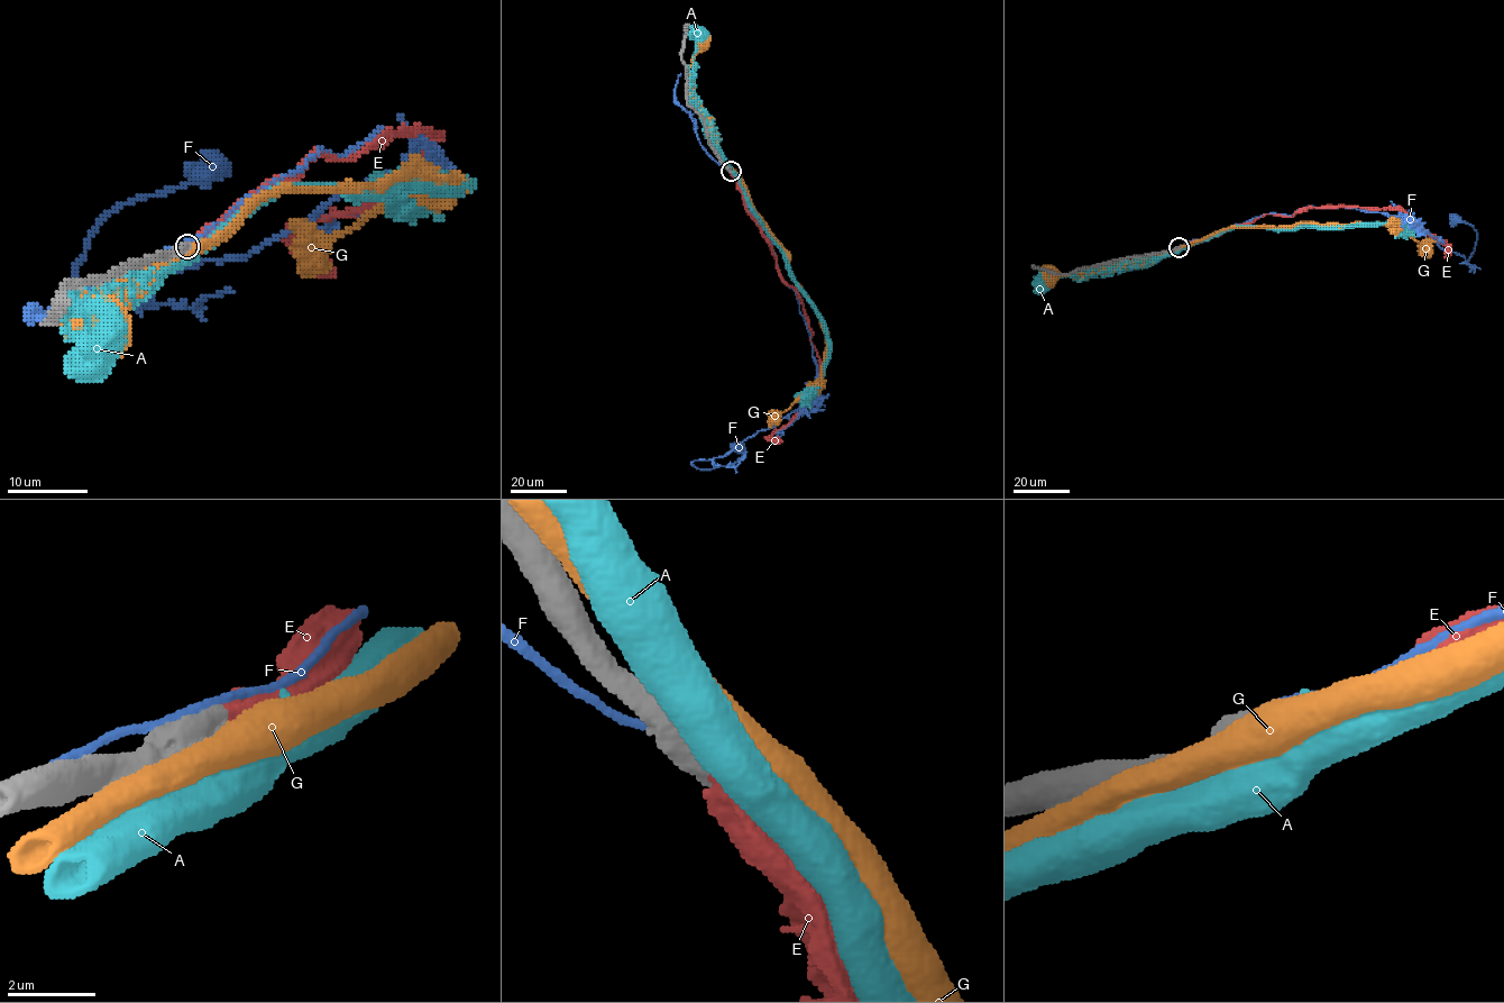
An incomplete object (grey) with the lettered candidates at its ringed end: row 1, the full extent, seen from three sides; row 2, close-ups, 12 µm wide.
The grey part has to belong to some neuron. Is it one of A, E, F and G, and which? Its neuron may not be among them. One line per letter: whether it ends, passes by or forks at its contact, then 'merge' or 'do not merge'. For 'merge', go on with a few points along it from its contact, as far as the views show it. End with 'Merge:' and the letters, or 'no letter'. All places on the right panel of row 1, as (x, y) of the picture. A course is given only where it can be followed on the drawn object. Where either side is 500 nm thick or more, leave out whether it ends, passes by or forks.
A: do not merge
E: merge; it runs (1179, 247), (1265, 215), (1292, 217), (1305, 207), (1350, 206), (1401, 209), (1446, 247), (1448, 257)
F: do not merge
G: do not merge
Merge: E

